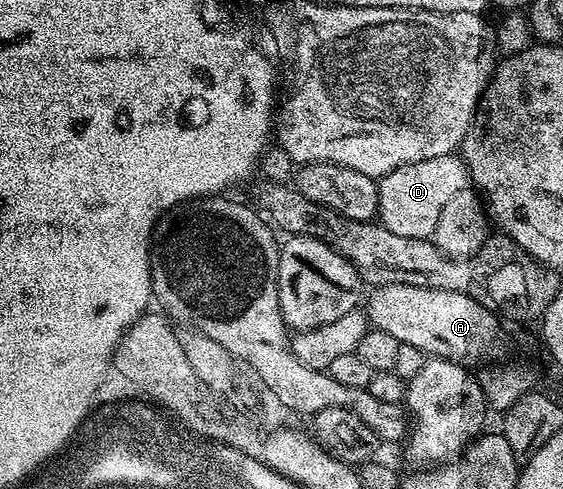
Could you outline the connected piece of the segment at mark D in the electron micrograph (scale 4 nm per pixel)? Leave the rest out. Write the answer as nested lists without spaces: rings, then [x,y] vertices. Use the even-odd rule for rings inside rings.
[[[455,153],[398,167],[378,180],[378,220],[401,237],[432,238],[444,206],[457,192],[468,188],[469,182],[467,164]]]

